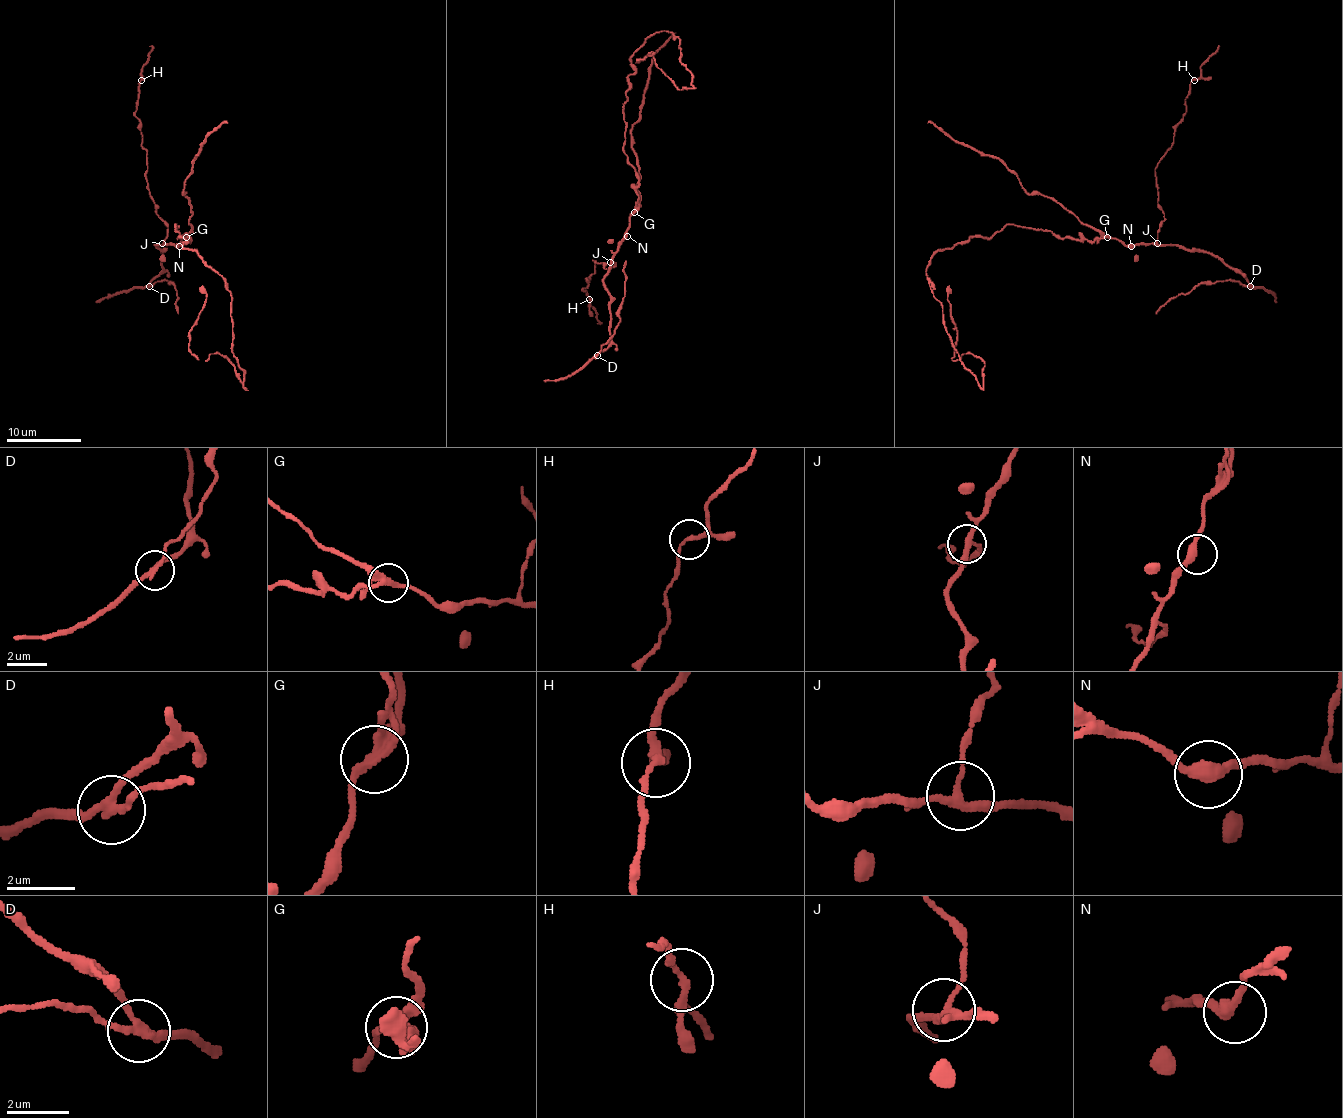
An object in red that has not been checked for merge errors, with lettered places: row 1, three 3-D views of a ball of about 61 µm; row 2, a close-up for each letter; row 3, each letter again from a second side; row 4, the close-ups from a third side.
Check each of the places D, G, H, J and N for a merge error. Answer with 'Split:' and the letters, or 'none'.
Split: D, G

